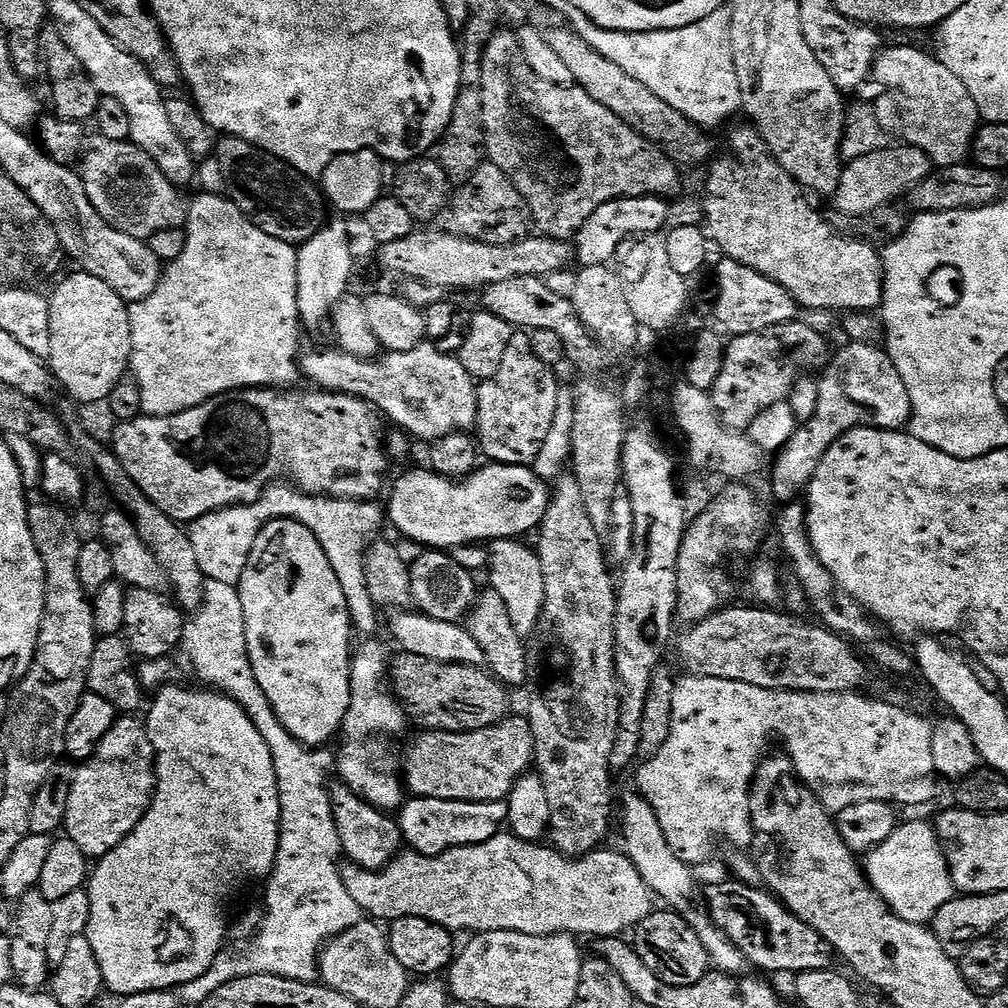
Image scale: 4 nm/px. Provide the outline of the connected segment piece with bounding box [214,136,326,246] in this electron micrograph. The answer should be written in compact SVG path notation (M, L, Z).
M224 136L215 145L214 158L222 162L226 174L227 195L244 215L266 234L282 242L299 246L314 238L326 223L326 201L321 185L315 179L303 176L282 158L254 146L237 136Z

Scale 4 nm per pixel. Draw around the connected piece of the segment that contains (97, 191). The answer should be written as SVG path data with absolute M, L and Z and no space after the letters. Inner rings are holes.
M99 138L93 140L93 144L91 141L90 147L82 157L78 171L86 186L86 198L90 198L94 210L98 210L98 214L102 214L102 218L110 222L114 230L122 230L122 234L130 234L146 242L154 234L158 234L158 230L184 228L187 225L188 204L186 200L176 193L179 192L177 185L162 174L162 170L156 165L154 158L150 158L150 154L143 152L131 140L122 142L110 142Z

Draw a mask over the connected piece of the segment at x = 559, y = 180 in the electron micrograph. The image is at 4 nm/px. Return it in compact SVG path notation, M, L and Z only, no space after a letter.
M498 30L490 38L481 60L479 82L484 95L484 147L487 159L512 179L528 204L531 223L537 224L540 227L537 229L545 236L571 241L586 218L598 210L598 206L624 196L655 196L668 192L672 184L680 180L681 169L671 156L622 122L618 114L606 110L602 102L590 98L586 90L538 78L538 74L530 70L526 54L522 54L515 31Z

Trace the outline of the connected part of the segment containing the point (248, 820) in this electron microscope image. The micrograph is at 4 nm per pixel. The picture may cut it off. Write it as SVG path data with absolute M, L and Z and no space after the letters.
M176 682L161 687L152 700L152 709L146 715L148 737L156 751L156 794L152 797L152 805L148 813L141 818L138 826L123 840L117 848L99 857L100 864L91 869L86 891L90 898L90 922L87 937L90 946L94 946L94 954L98 958L98 966L102 966L104 987L116 998L142 994L143 992L166 992L179 990L186 982L194 982L221 955L220 947L224 944L224 931L229 931L230 924L224 921L224 900L228 900L239 888L247 886L251 880L263 881L271 876L272 867L278 854L280 841L280 799L278 798L278 778L274 772L274 758L270 756L270 746L266 746L266 738L258 732L258 726L250 720L246 710L238 706L224 693L215 690L195 692L192 688L179 688Z

